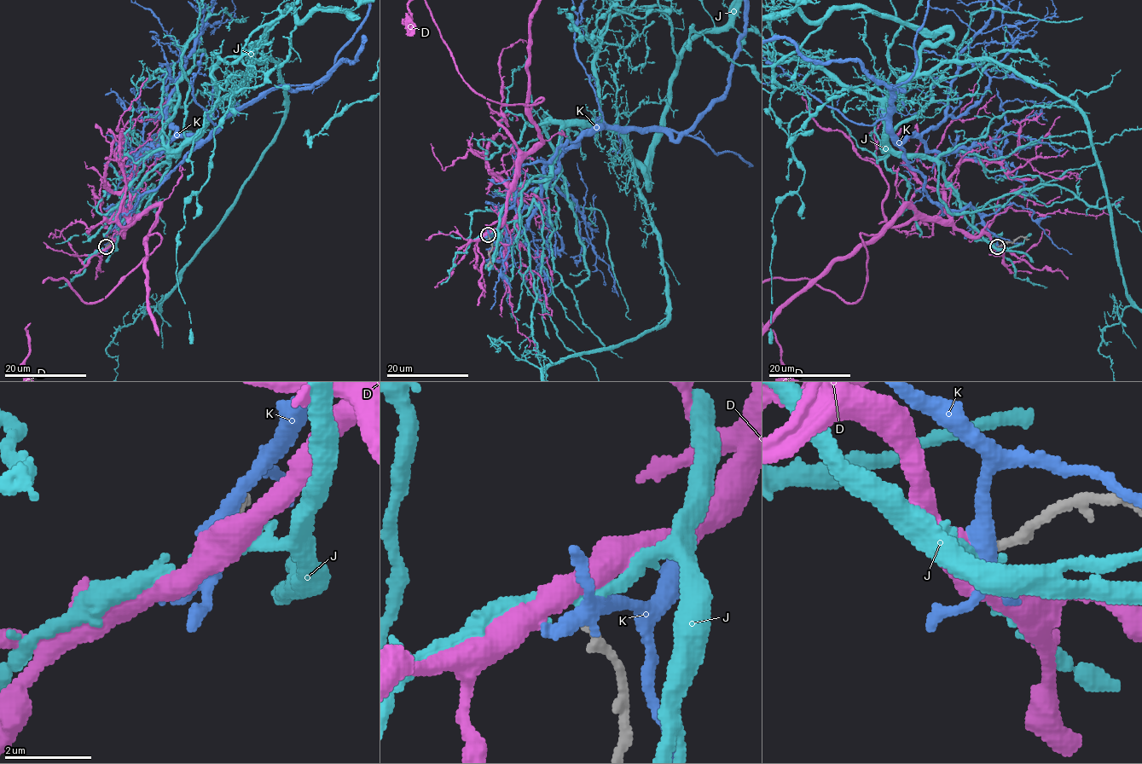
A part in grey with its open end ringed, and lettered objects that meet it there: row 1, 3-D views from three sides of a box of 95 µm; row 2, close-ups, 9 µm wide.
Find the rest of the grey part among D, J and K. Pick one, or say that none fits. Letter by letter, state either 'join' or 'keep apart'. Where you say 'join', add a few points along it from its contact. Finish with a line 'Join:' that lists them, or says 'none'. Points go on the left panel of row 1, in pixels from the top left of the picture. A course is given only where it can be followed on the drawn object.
D: join
J: keep apart
K: keep apart
Join: D

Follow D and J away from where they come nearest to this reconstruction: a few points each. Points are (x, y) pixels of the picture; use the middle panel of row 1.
D: (488, 234), (541, 141), (530, 107), (543, 99), (478, 94)
J: (488, 234), (565, 127), (603, 124), (628, 146), (665, 273), (668, 318), (553, 363)

